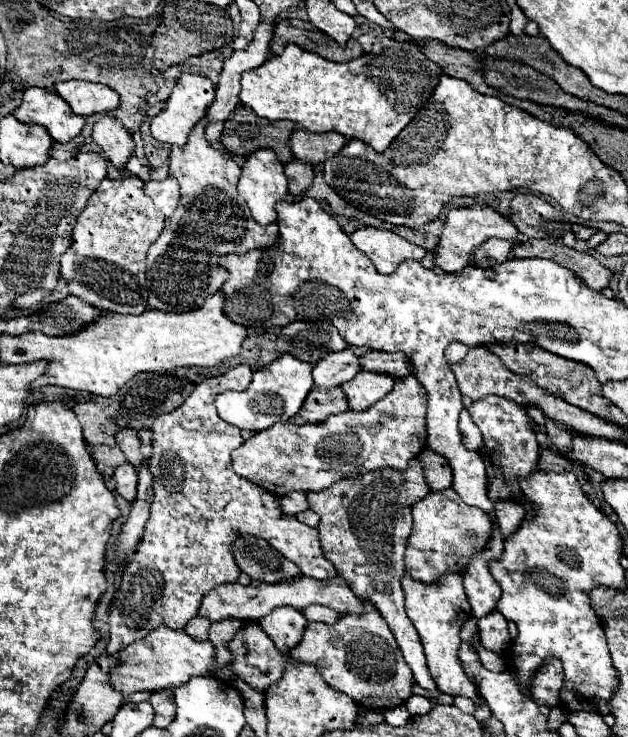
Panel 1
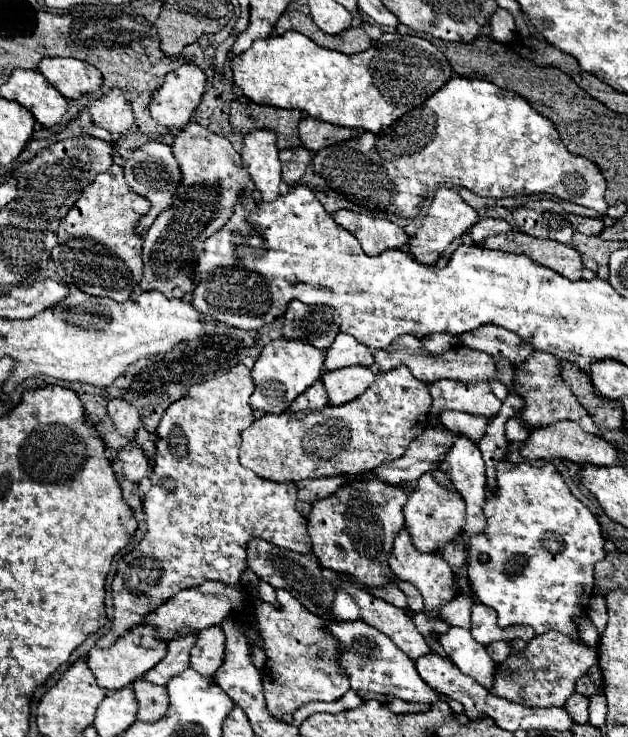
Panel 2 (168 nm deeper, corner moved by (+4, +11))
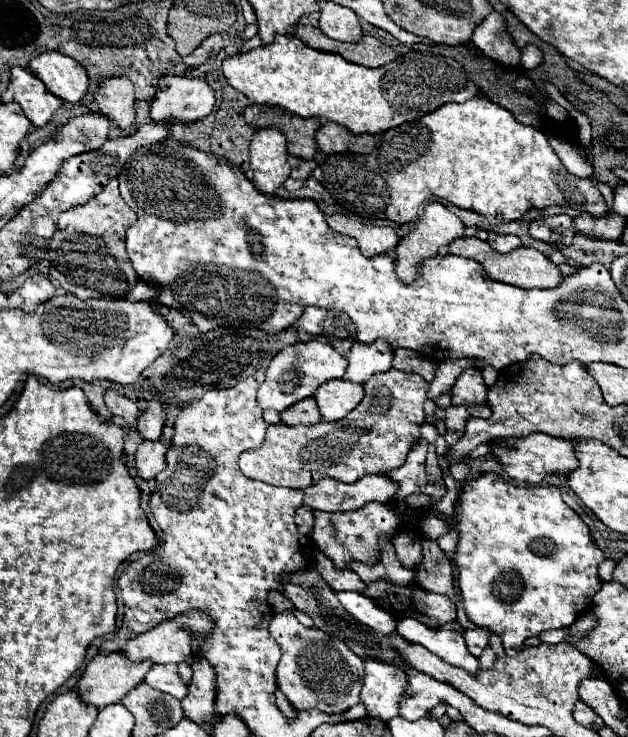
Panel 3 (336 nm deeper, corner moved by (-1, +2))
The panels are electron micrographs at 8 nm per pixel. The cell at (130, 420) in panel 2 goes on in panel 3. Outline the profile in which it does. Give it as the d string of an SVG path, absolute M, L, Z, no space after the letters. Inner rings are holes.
M109 389L109 391L105 393L105 403L107 403L109 411L111 411L113 415L123 417L129 427L135 427L135 425L137 425L139 409L137 409L137 405L135 405L133 401L129 401L125 395L119 395L117 391Z

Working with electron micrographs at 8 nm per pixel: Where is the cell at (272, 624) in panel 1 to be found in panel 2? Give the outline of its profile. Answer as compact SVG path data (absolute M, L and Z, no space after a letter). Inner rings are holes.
M276 590L274 604L268 604L268 602L258 604L256 626L264 640L264 652L266 652L264 696L266 696L266 704L268 704L268 710L272 712L272 716L282 718L286 712L294 712L304 702L312 702L312 700L334 702L350 690L350 680L348 680L346 672L342 672L342 666L338 664L338 642L334 640L334 636L328 634L326 624L318 616L306 612L306 608L298 600L294 600L294 596L290 596L290 592Z

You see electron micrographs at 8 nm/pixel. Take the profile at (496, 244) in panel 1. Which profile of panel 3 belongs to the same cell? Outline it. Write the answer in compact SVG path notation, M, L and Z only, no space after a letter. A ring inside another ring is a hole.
M489 231L487 241L499 253L509 253L509 251L513 251L521 245L521 239L517 235L499 235L499 233L493 233L493 231Z

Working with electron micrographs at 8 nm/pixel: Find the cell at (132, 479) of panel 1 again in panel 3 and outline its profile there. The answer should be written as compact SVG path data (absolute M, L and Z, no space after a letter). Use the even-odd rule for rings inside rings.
M143 441L135 453L135 469L137 475L145 481L155 479L155 475L159 471L165 469L165 453L167 453L167 445L169 443L161 443L161 441Z

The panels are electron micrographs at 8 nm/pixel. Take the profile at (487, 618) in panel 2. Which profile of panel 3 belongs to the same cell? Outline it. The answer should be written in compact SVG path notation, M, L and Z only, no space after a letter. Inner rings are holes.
M475 627L475 629L469 629L465 631L465 641L467 641L467 649L479 657L483 653L483 649L489 645L489 637L491 637L491 631L487 627Z

